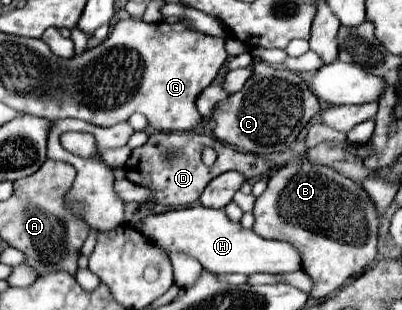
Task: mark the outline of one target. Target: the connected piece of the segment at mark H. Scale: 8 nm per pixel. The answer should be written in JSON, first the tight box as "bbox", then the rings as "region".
{"bbox":[141,206,301,274],"region":[[[193,206],[183,210],[169,210],[163,214],[153,214],[143,218],[141,232],[153,244],[161,246],[167,254],[169,252],[185,252],[201,262],[201,266],[213,274],[285,274],[301,270],[299,252],[289,242],[279,240],[265,240],[259,238],[253,230],[243,228],[239,222],[231,222],[225,210]]]}

